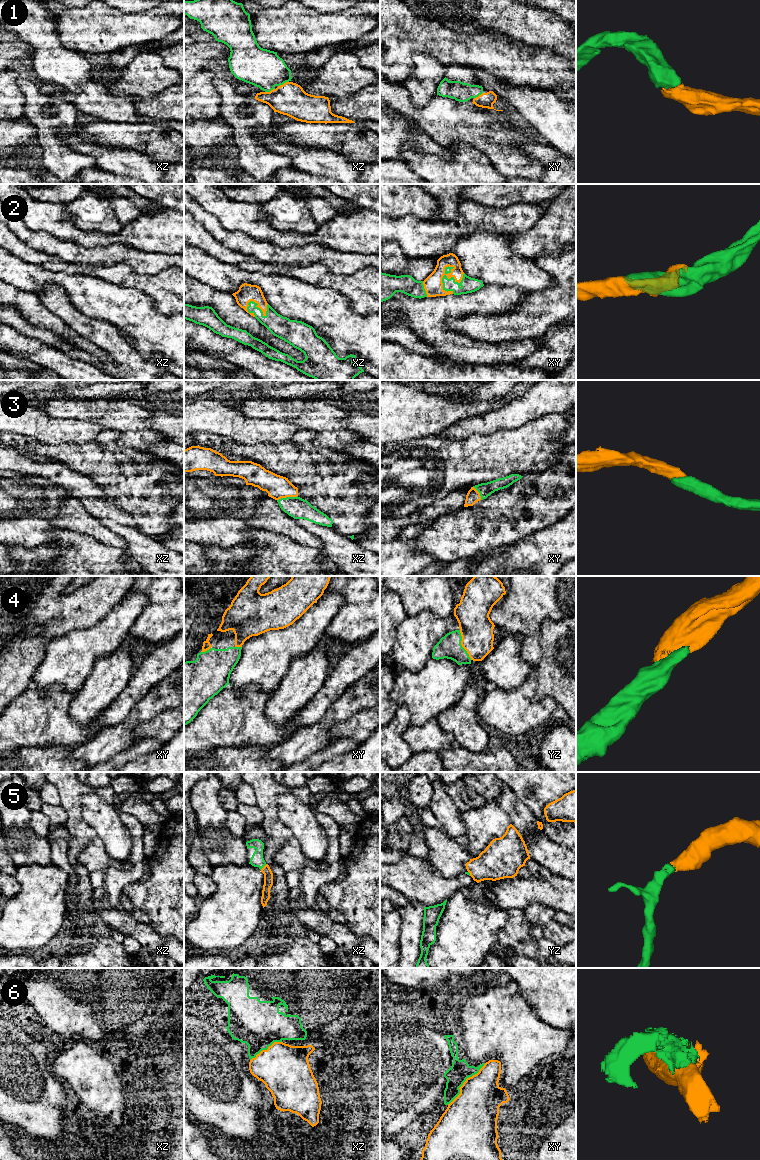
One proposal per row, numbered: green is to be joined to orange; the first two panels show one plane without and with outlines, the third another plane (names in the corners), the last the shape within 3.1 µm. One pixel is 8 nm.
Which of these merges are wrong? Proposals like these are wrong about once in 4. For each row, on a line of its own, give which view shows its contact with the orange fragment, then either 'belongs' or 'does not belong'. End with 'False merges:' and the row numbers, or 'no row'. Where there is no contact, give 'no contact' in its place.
1: contact in xz; belongs
2: contact in xy; belongs
3: contact in xz; belongs
4: contact in yz; belongs
5: contact in xz; belongs
6: contact in xy; does not belong
False merges: 6

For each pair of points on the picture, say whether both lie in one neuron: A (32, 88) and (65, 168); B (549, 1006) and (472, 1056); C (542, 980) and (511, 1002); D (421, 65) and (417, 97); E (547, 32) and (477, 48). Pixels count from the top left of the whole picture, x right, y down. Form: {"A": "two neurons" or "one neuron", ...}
{"A": "one neuron", "B": "two neurons", "C": "two neurons", "D": "one neuron", "E": "two neurons"}

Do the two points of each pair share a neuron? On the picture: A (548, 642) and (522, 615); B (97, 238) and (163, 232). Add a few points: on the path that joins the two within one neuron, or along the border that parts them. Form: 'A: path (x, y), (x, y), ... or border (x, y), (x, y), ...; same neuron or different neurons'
A: border (559, 620), (546, 618), (542, 622), (541, 656); different neurons
B: path (113, 238), (147, 233); same neuron

